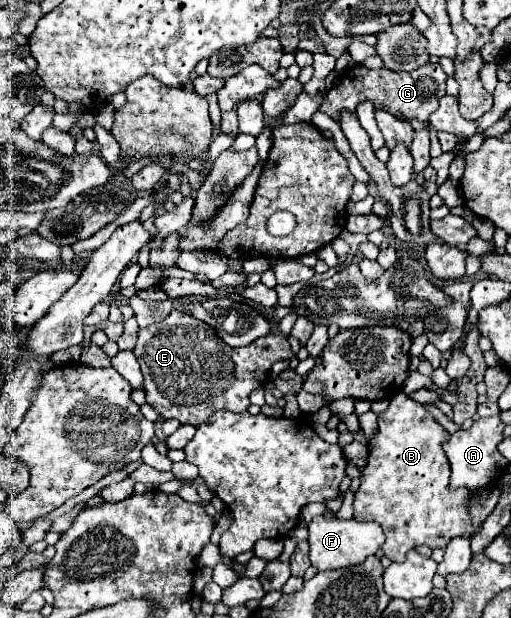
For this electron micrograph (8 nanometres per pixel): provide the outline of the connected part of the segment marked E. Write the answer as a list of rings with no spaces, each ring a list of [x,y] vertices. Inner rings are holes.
[[[175,309],[163,323],[155,323],[139,331],[133,353],[141,365],[147,403],[163,419],[179,419],[181,423],[195,427],[219,409],[245,413],[251,391],[267,383],[271,365],[279,359],[293,357],[289,341],[279,333],[269,333],[247,347],[235,349],[223,343],[223,339],[213,333],[207,323]]]

